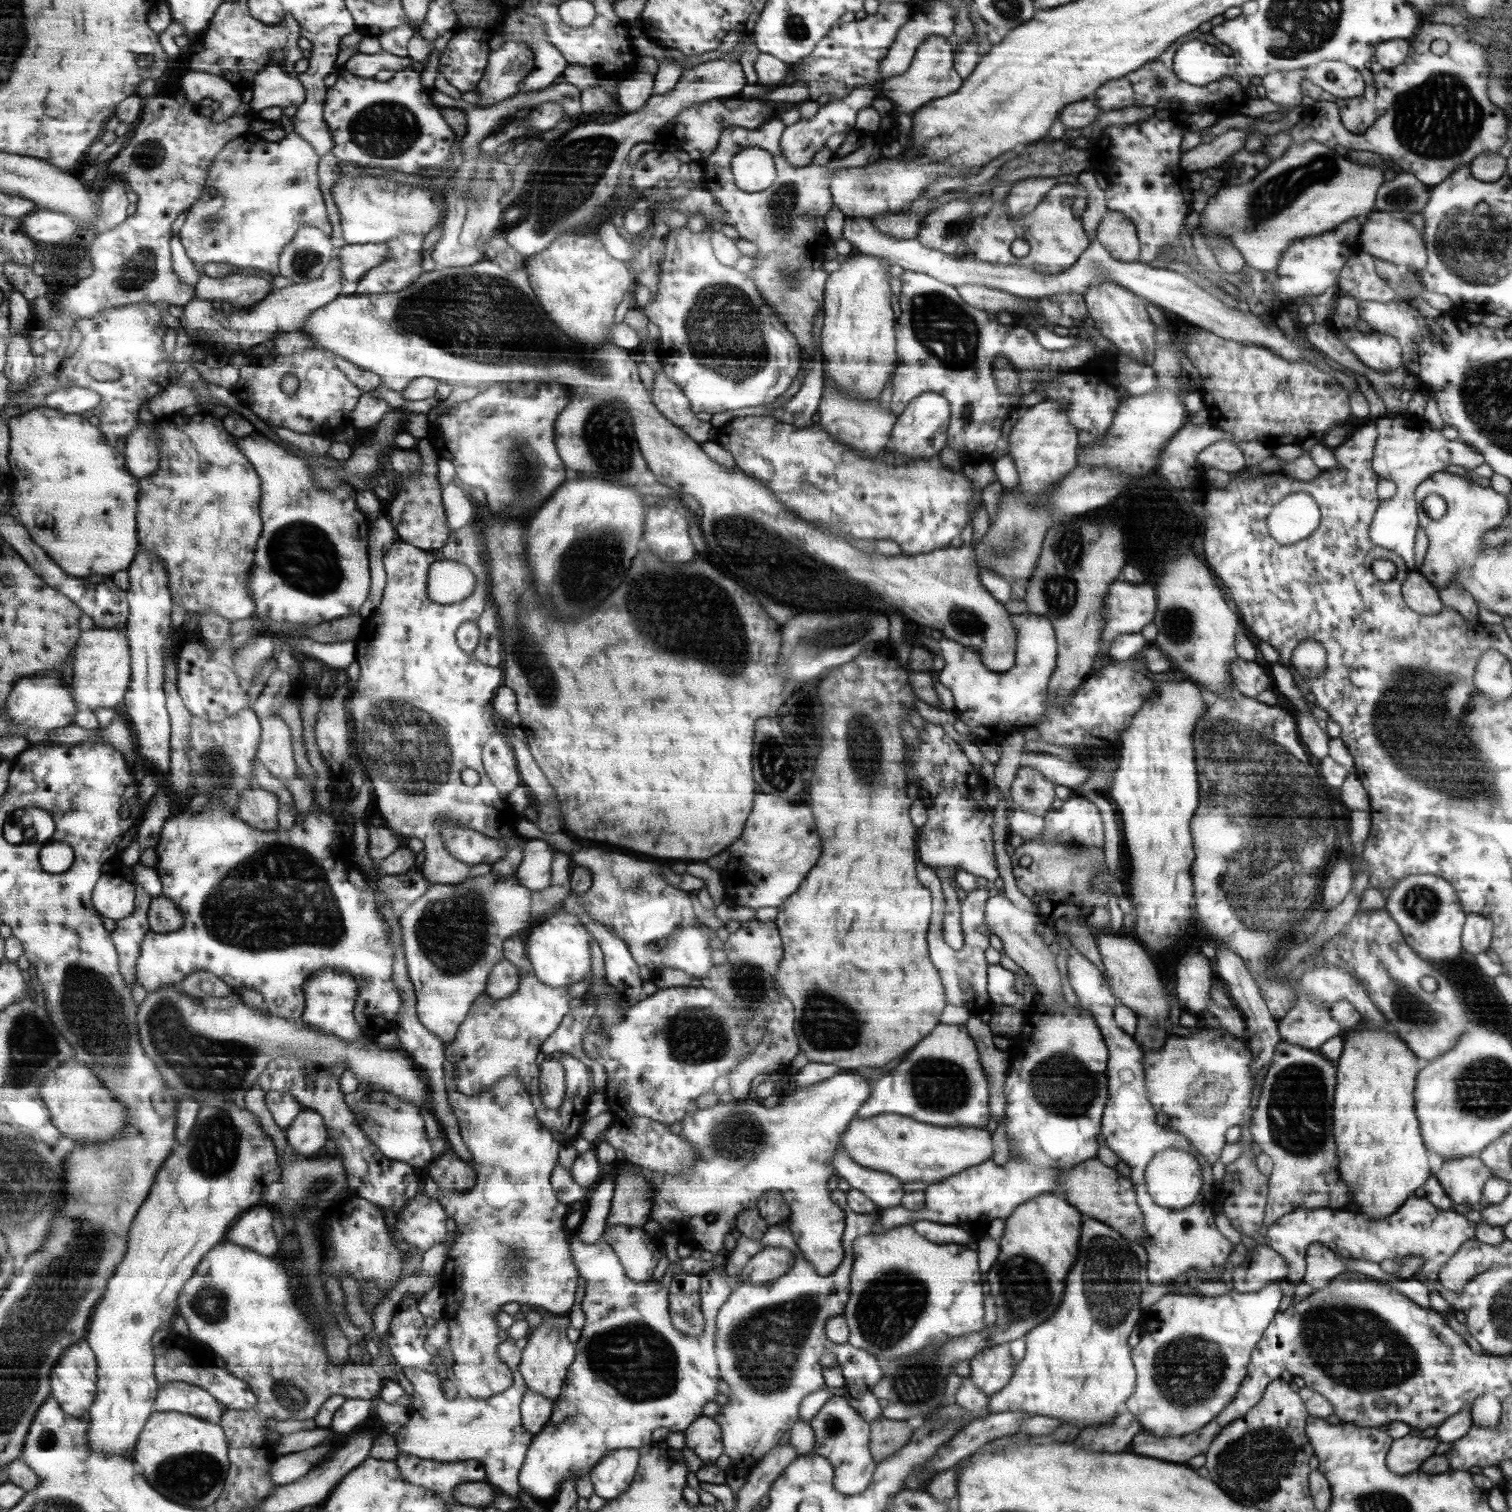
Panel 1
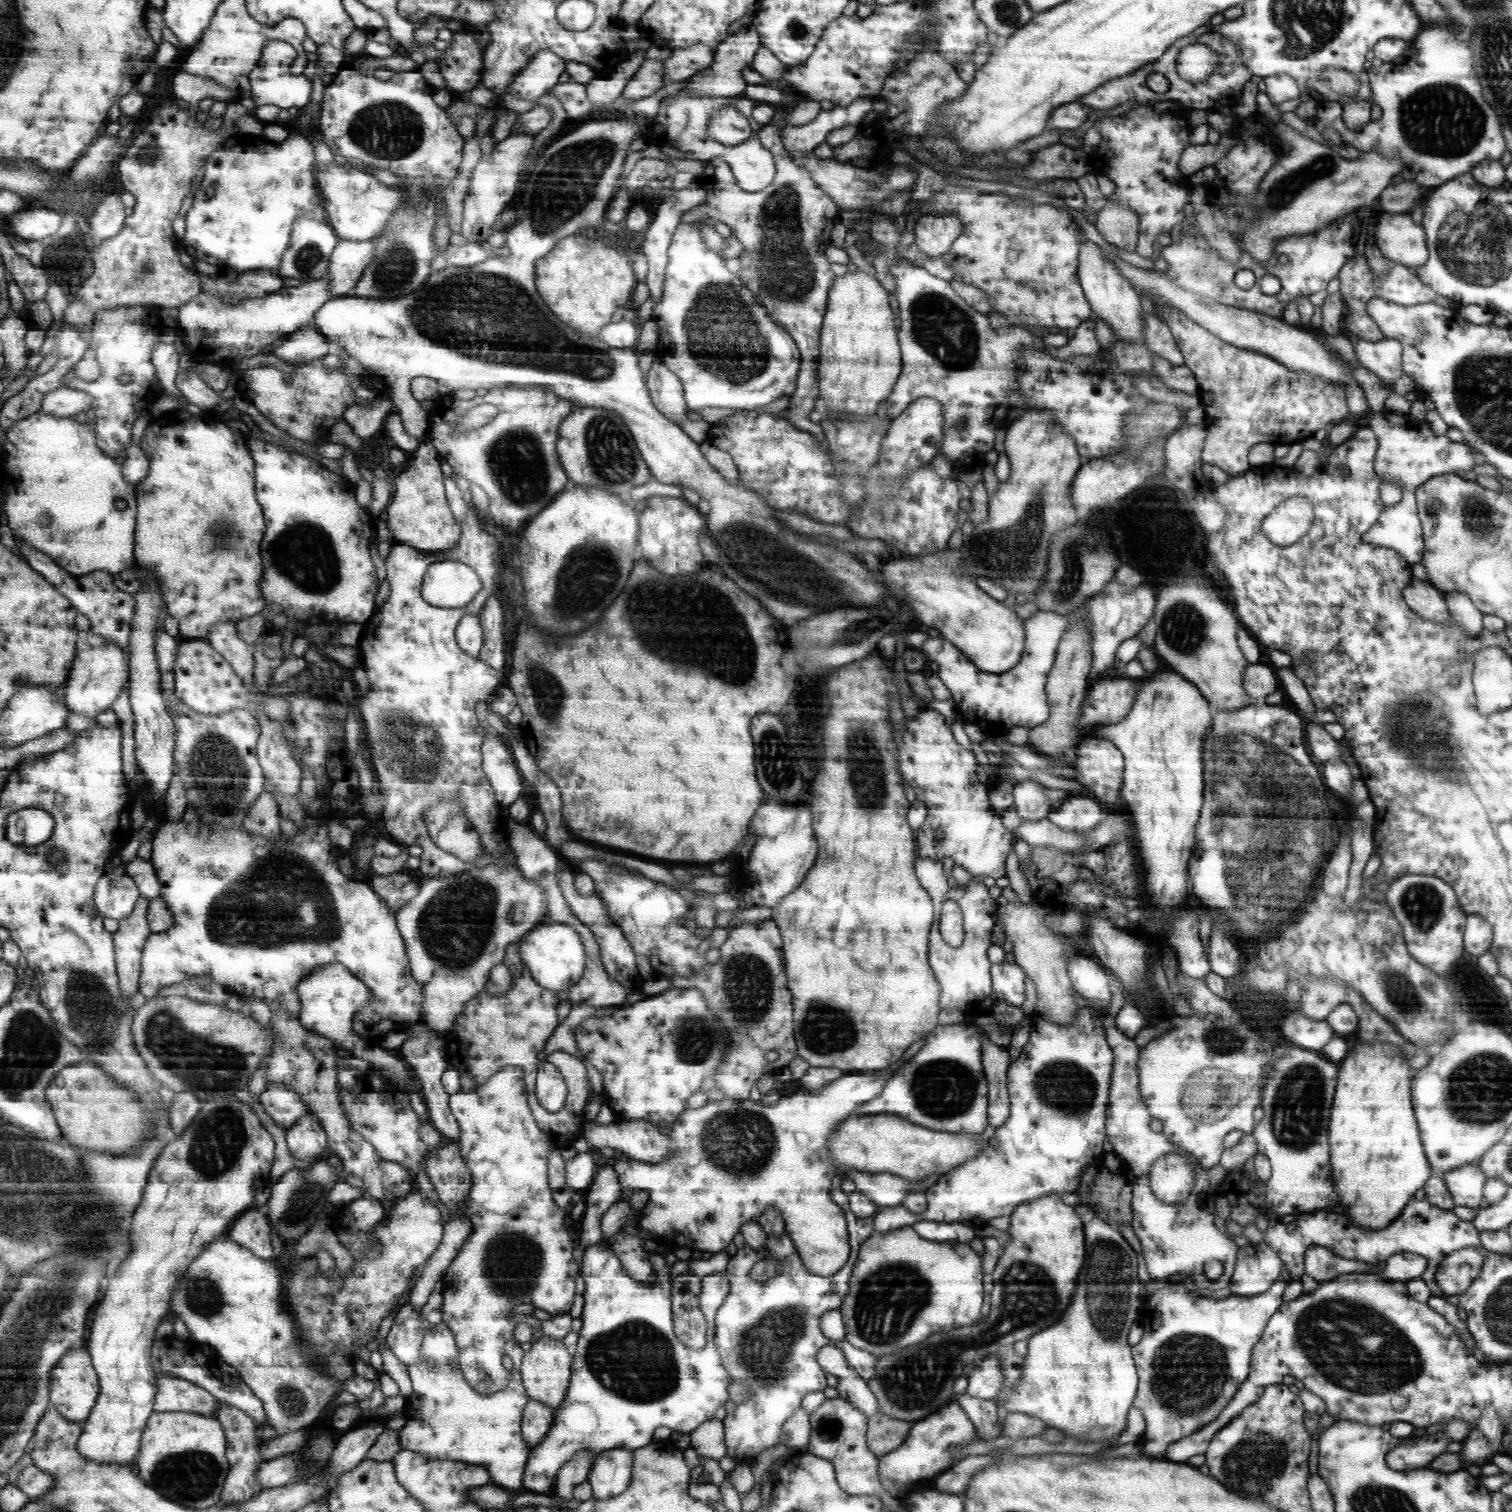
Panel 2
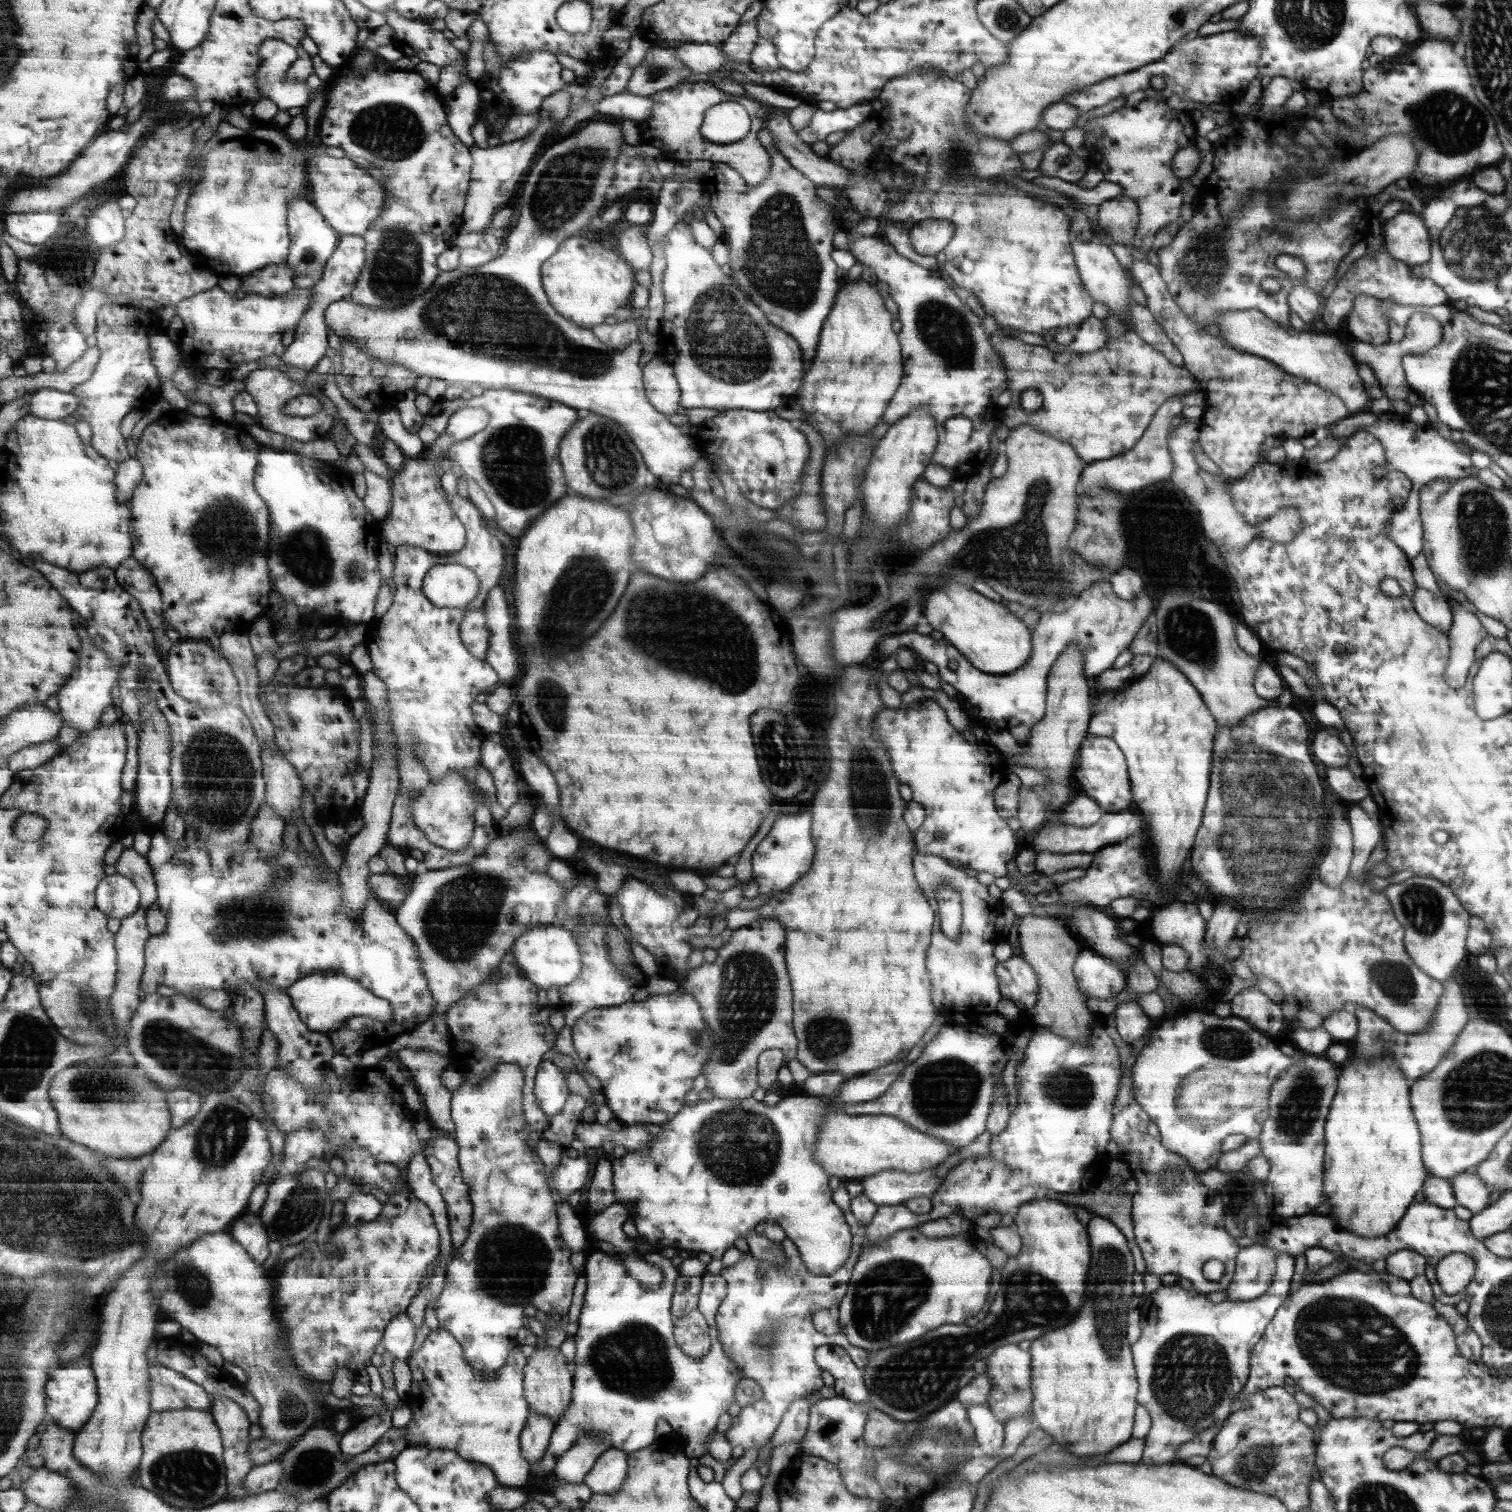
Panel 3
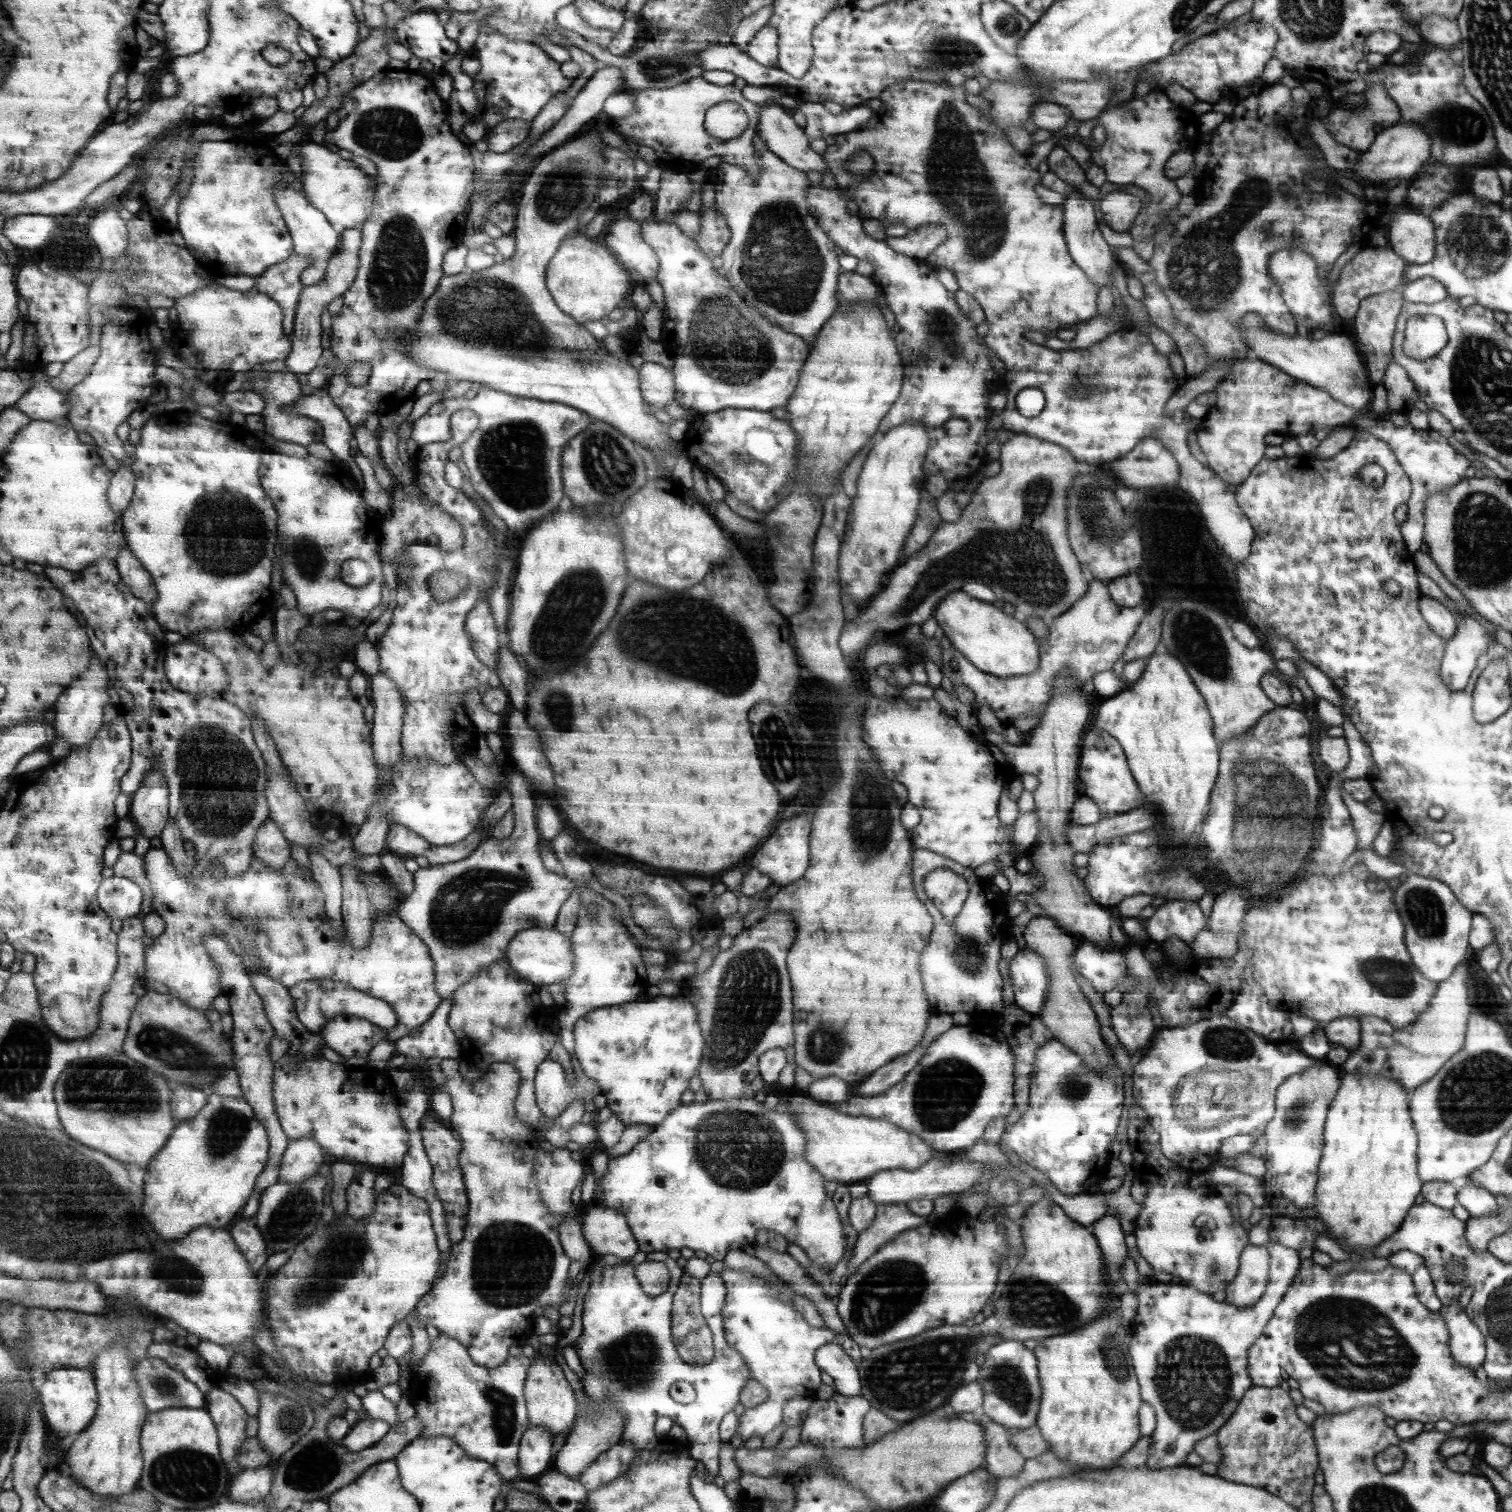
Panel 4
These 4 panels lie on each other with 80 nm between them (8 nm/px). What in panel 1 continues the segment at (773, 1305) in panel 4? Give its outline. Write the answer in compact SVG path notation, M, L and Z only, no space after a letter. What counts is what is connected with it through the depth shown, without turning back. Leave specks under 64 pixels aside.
M834 1189L831 1199L841 1210L844 1211L844 1232L841 1233L841 1246L843 1254L841 1262L832 1273L827 1276L817 1274L816 1268L804 1257L788 1226L787 1220L779 1224L768 1226L761 1238L750 1239L739 1236L735 1246L726 1251L724 1270L727 1276L735 1276L756 1252L764 1246L778 1246L789 1249L794 1254L794 1263L783 1277L768 1281L767 1284L749 1284L740 1282L738 1286L729 1293L725 1305L719 1309L717 1314L715 1332L715 1355L719 1360L720 1380L729 1387L727 1402L725 1405L718 1405L714 1421L720 1428L720 1441L722 1454L730 1458L730 1469L737 1472L749 1472L768 1452L773 1448L779 1437L785 1430L790 1429L793 1423L798 1420L800 1402L809 1393L819 1390L823 1386L821 1380L821 1358L822 1354L832 1352L834 1354L838 1369L844 1378L844 1384L849 1388L866 1390L870 1392L873 1386L879 1382L882 1375L881 1363L868 1352L859 1350L850 1344L837 1344L829 1340L826 1334L826 1322L830 1318L842 1316L845 1311L845 1304L851 1292L851 1270L852 1270L852 1240L859 1235L870 1232L870 1227L878 1222L877 1212L859 1214L853 1212L846 1202L846 1193Z

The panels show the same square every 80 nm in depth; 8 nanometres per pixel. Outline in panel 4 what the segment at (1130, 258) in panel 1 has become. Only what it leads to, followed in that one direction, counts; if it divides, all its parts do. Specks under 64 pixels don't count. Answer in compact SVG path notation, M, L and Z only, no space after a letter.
M1123 192L1107 193L1099 202L1103 224L1115 232L1128 232L1139 212L1139 198Z

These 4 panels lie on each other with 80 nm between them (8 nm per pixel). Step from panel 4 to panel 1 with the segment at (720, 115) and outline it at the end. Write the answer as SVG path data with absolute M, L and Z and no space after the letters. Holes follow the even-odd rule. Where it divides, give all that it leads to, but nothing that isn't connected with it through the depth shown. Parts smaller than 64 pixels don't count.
M769 117L764 121L764 124L757 129L747 130L745 128L733 126L721 129L719 145L712 150L709 157L705 159L705 166L703 166L703 189L712 194L715 204L723 210L722 216L716 216L711 223L721 222L721 224L728 224L733 226L739 234L739 238L748 240L757 246L759 252L755 255L753 266L746 273L752 280L752 283L765 302L774 310L774 313L779 317L779 320L785 323L785 326L792 332L796 338L797 346L801 348L804 354L805 375L803 375L803 382L798 391L787 400L780 407L770 410L767 414L776 418L779 422L789 423L795 428L808 427L815 422L812 421L817 410L817 404L820 404L821 392L823 392L825 382L824 376L824 359L823 356L816 351L814 342L811 340L811 325L814 314L821 305L822 296L824 293L824 284L829 274L823 270L823 262L826 260L825 251L832 245L832 240L829 239L825 232L823 224L823 216L827 210L831 210L832 198L829 190L828 176L838 170L838 168L847 168L853 166L863 166L875 162L881 158L880 147L881 143L877 142L875 136L868 138L868 134L875 134L869 132L865 136L867 140L861 144L861 148L855 149L851 155L844 156L843 158L832 158L826 165L819 166L815 164L807 166L798 166L795 168L788 162L785 162L783 154L780 151L780 137L784 131L783 123L780 118ZM748 146L756 146L771 154L771 161L776 168L776 178L771 186L761 192L749 193L742 191L736 186L734 176L730 167L730 160L740 150ZM807 215L815 215L816 222L806 220Z

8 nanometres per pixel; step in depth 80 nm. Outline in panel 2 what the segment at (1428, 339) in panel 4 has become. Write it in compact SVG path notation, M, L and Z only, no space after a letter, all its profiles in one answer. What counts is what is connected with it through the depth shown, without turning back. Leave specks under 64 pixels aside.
M1345 305L1343 320L1340 324L1340 334L1353 346L1353 354L1360 366L1372 372L1381 382L1391 383L1403 373L1402 354L1404 344L1394 338L1383 338L1376 341L1366 341L1354 335L1345 328L1345 316L1349 308Z

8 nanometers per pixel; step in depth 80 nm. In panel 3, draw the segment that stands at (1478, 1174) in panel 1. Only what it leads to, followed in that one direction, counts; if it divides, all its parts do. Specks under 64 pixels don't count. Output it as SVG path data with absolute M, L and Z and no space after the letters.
M1474 1172L1457 1174L1450 1178L1450 1185L1457 1206L1463 1206L1472 1214L1482 1211L1489 1203L1487 1197L1490 1194L1489 1186Z

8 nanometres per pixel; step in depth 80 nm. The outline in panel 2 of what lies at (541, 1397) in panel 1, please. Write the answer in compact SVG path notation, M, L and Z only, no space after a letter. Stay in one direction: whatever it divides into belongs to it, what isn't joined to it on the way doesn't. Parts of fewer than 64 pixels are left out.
M530 1398L528 1404L525 1405L522 1431L531 1448L540 1445L545 1435L552 1430L556 1420L554 1413L550 1406L535 1399Z

